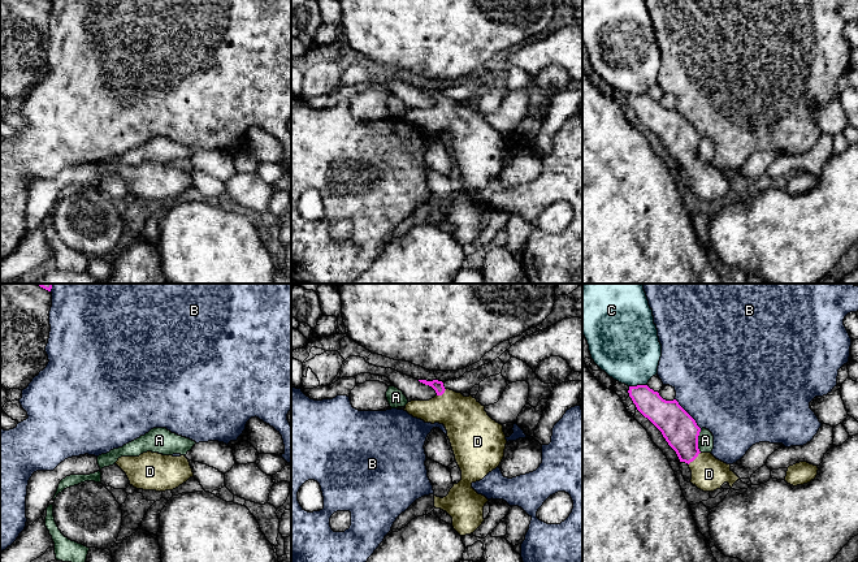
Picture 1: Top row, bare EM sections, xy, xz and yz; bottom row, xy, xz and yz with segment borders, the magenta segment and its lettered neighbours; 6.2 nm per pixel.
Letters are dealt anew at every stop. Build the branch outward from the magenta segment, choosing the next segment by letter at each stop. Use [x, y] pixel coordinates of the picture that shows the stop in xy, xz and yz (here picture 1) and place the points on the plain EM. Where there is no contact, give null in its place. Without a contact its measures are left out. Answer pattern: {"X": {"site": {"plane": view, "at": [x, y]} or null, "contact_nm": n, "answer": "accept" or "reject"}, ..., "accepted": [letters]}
{"A": {"site": {"plane": "yz", "at": [697, 150]}, "contact_nm": 140, "answer": "reject"}, "B": {"site": {"plane": "yz", "at": [688, 122]}, "contact_nm": 260, "answer": "reject"}, "C": {"site": {"plane": "yz", "at": [637, 94]}, "contact_nm": 110, "answer": "reject"}, "D": {"site": {"plane": "yz", "at": [694, 167]}, "contact_nm": 120, "answer": "accept"}, "accepted": ["D"]}

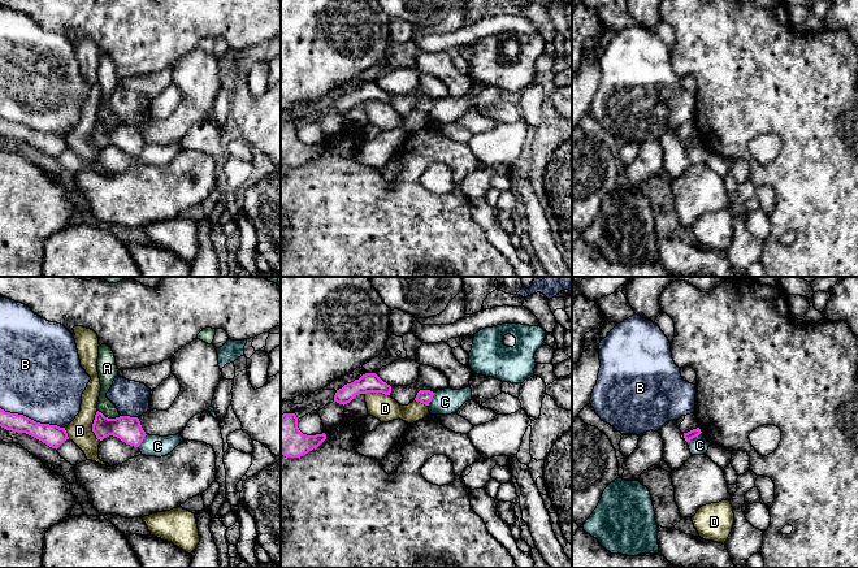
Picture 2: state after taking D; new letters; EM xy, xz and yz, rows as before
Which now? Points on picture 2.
{"A": {"site": {"plane": "xy", "at": [109, 128]}, "contact_nm": 150, "answer": "reject"}, "B": {"site": {"plane": "xy", "at": [33, 129]}, "contact_nm": 420, "answer": "reject"}, "C": {"site": {"plane": "yz", "at": [694, 146]}, "contact_nm": 110, "answer": "reject"}, "D": {"site": {"plane": "xy", "at": [92, 135]}, "contact_nm": 190, "answer": "reject"}, "accepted": []}

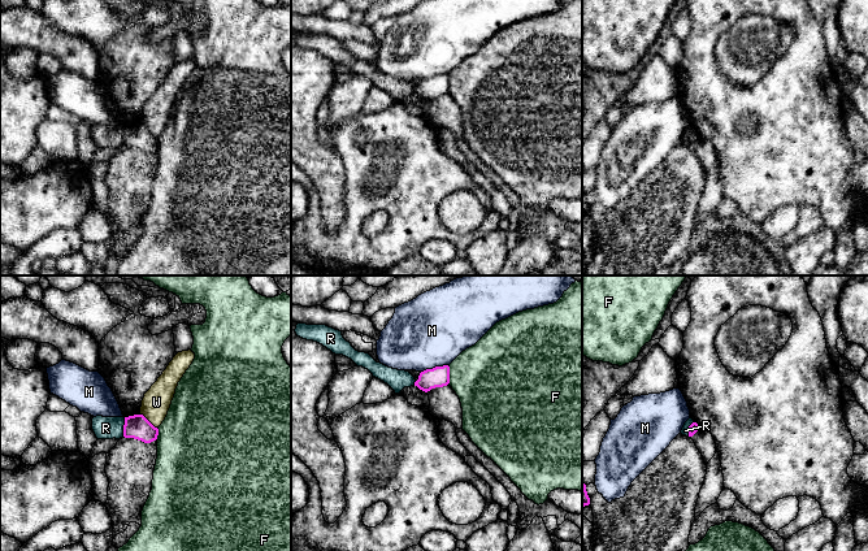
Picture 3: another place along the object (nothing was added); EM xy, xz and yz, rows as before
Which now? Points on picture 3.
{"F": {"site": {"plane": "xz", "at": [448, 85]}, "contact_nm": 110, "answer": "reject"}, "M": {"site": {"plane": "xz", "at": [435, 76]}, "contact_nm": 180, "answer": "reject"}, "R": {"site": {"plane": "xy", "at": [124, 135]}, "contact_nm": 120, "answer": "reject"}, "W": {"site": {"plane": "xy", "at": [148, 130]}, "contact_nm": 150, "answer": "reject"}, "accepted": []}

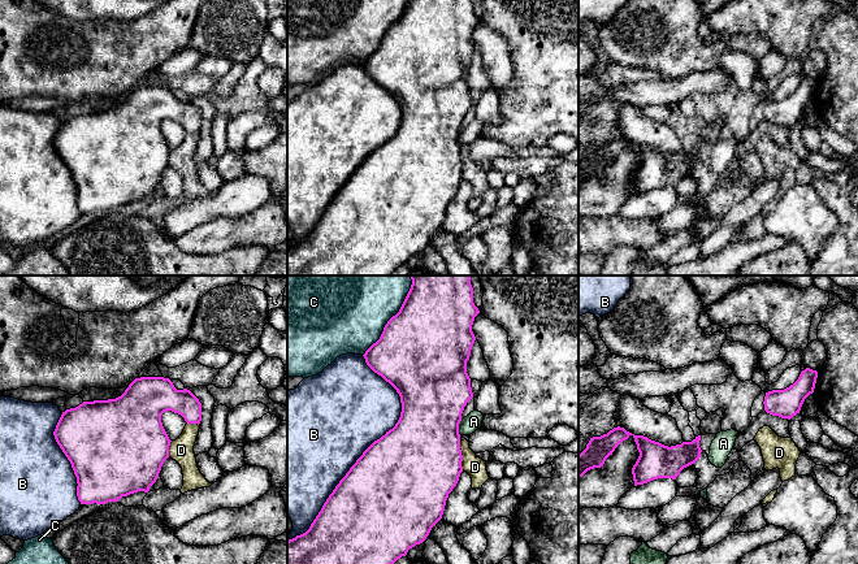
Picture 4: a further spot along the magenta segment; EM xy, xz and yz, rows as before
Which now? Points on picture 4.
{"A": {"site": {"plane": "xz", "at": [458, 137]}, "contact_nm": 100, "answer": "reject"}, "B": {"site": {"plane": "xz", "at": [367, 157]}, "contact_nm": 1250, "answer": "reject"}, "C": {"site": {"plane": "xz", "at": [386, 33]}, "contact_nm": 480, "answer": "reject"}, "D": {"site": {"plane": "xz", "at": [462, 165]}, "contact_nm": 180, "answer": "accept"}, "accepted": ["D"]}

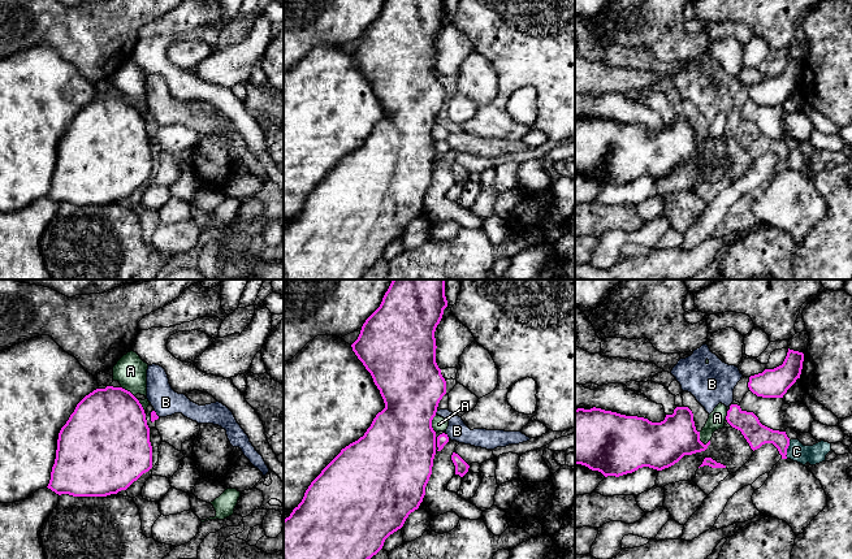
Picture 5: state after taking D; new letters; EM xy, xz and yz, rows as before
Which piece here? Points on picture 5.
{"A": {"site": {"plane": "yz", "at": [699, 147]}, "contact_nm": 100, "answer": "reject"}, "B": {"site": {"plane": "xz", "at": [446, 144]}, "contact_nm": 40, "answer": "reject"}, "C": {"site": {"plane": "yz", "at": [786, 159]}, "contact_nm": 110, "answer": "reject"}, "accepted": []}

